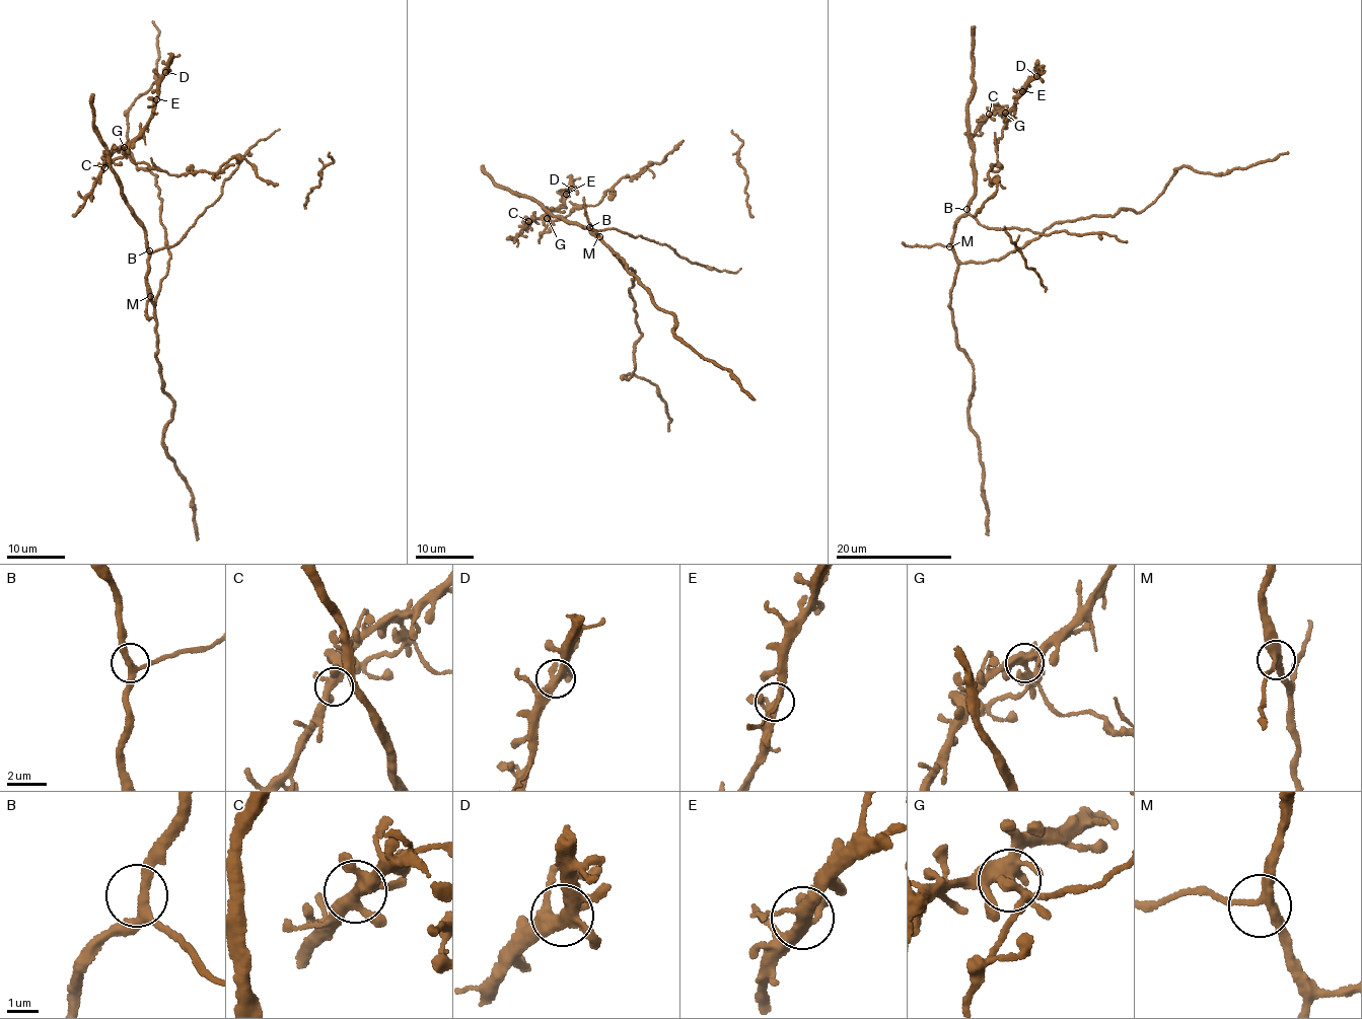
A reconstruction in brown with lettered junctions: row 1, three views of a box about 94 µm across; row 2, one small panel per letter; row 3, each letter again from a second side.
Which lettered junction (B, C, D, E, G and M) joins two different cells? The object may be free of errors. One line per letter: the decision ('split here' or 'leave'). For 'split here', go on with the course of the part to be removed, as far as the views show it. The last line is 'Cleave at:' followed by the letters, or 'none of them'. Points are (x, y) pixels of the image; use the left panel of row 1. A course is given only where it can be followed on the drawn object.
B: leave
C: leave
D: leave
E: leave
G: split here; course (124, 148), (135, 163), (170, 174), (217, 172), (231, 159), (244, 158), (260, 178), (277, 186)
M: leave
Cleave at: G

